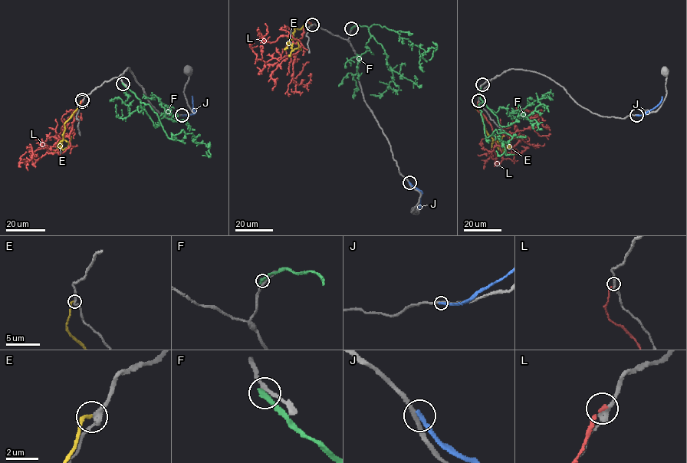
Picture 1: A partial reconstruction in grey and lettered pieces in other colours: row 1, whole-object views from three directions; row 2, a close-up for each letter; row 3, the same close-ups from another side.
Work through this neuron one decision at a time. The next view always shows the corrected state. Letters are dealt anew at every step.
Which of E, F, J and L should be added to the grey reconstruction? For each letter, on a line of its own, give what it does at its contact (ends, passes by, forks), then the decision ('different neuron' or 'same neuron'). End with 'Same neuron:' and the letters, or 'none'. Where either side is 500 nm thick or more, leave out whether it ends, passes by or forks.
E: it ends | same neuron
F: it ends | different neuron
J: it ends | different neuron
L: it ends | different neuron
Same neuron: E

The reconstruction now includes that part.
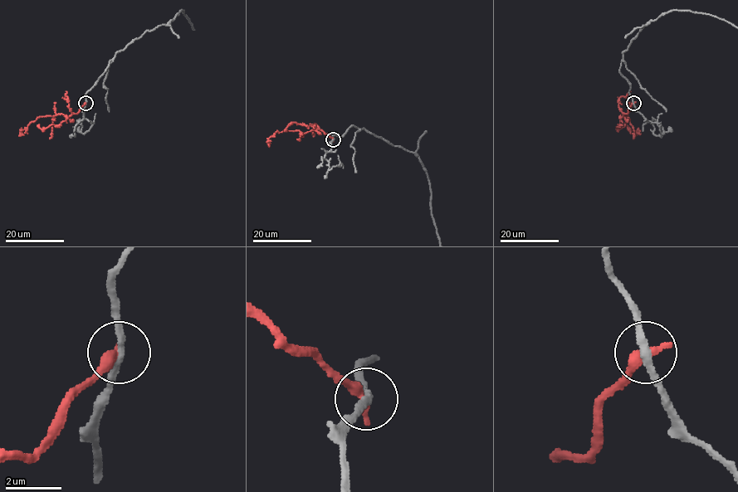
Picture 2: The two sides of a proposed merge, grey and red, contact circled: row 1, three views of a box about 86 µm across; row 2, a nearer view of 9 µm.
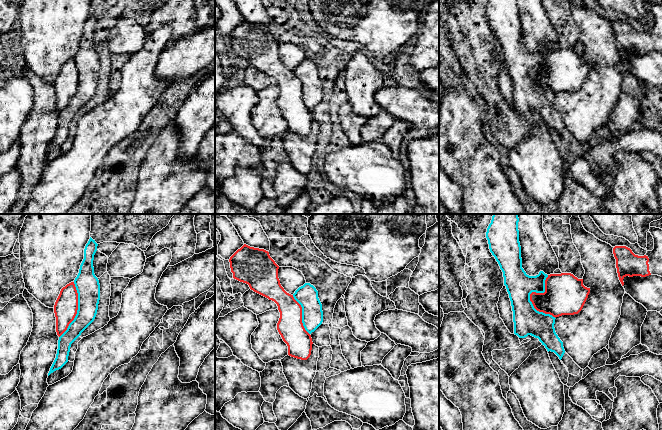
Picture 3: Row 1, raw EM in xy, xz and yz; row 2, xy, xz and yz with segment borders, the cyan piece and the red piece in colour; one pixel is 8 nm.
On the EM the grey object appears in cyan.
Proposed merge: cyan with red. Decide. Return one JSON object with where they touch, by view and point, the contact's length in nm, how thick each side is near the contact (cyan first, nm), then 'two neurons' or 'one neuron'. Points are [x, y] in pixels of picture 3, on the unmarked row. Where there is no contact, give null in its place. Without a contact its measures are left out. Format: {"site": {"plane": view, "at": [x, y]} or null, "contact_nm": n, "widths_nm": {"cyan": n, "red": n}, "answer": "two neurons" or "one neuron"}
{"site": {"plane": "yz", "at": [529, 72]}, "contact_nm": 360, "widths_nm": {"cyan": 220, "red": 280}, "answer": "two neurons"}

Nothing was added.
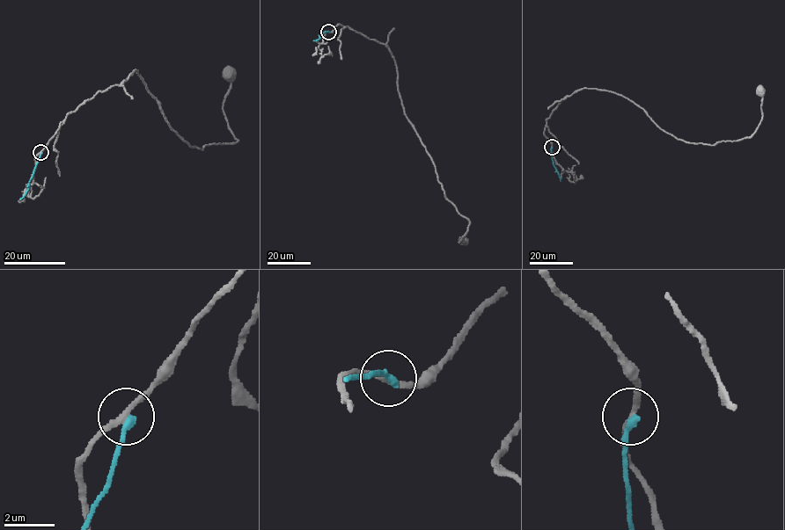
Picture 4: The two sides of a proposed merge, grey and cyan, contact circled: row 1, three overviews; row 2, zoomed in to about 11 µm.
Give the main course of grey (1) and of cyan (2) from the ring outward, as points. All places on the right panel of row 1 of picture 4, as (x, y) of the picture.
1: (552, 147), (546, 120), (583, 88), (621, 95), (668, 134), (711, 145), (750, 137), (762, 117), (760, 90)
2: (552, 147), (553, 165), (561, 181)

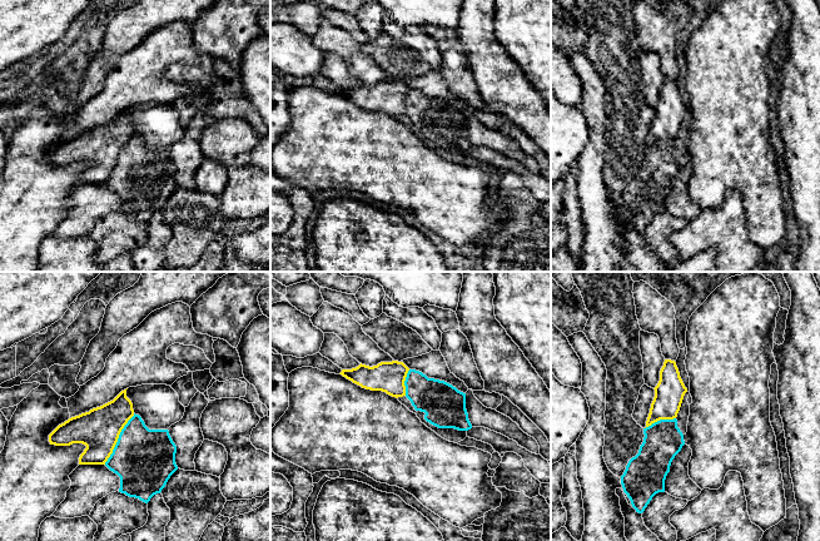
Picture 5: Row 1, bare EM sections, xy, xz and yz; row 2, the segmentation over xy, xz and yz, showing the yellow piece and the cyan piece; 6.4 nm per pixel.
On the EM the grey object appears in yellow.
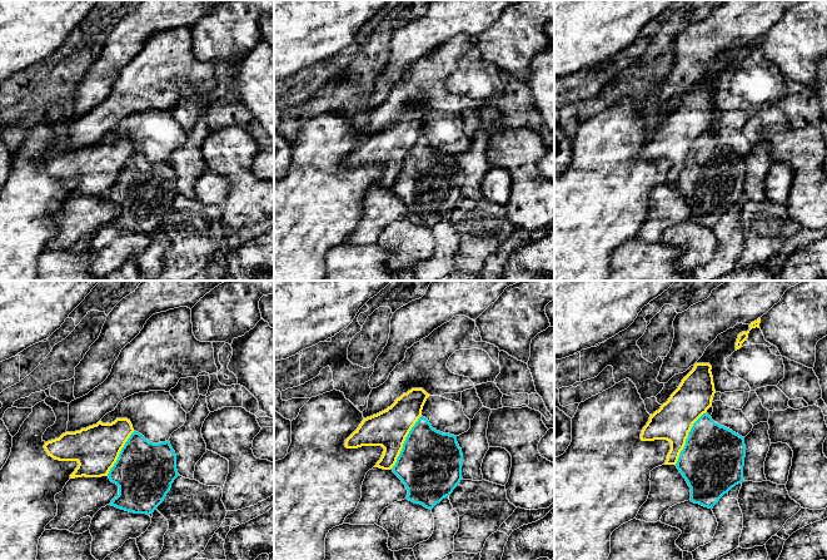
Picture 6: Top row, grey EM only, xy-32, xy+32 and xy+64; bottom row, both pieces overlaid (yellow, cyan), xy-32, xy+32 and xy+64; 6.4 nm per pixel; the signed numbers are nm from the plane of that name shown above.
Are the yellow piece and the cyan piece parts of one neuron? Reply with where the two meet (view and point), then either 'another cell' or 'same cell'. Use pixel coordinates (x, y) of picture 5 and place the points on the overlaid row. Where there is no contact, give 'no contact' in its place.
contact xy (118, 437); another cell

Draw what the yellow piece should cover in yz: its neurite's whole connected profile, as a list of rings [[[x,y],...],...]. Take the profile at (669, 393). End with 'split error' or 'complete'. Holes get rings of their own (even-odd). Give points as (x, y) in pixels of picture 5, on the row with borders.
[[[665,359],[660,371],[660,381],[655,389],[646,427],[660,420],[674,420],[677,417],[687,388],[685,387],[675,361]]]; complete

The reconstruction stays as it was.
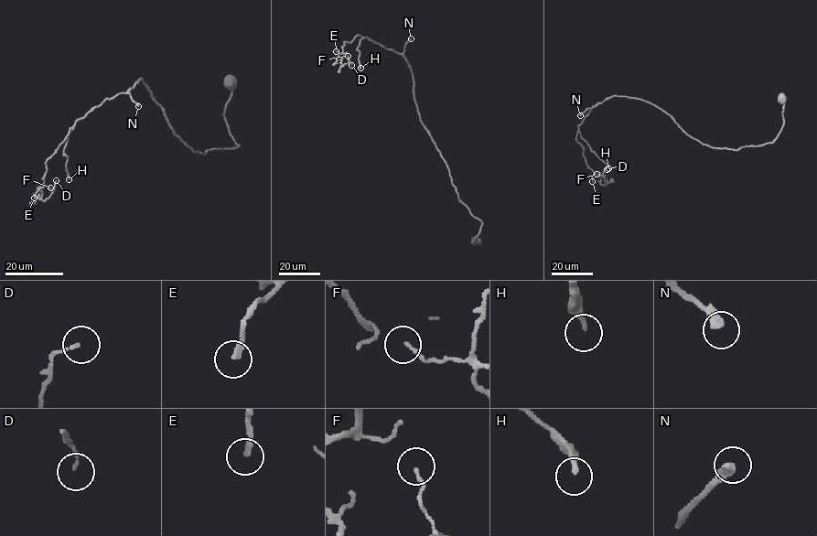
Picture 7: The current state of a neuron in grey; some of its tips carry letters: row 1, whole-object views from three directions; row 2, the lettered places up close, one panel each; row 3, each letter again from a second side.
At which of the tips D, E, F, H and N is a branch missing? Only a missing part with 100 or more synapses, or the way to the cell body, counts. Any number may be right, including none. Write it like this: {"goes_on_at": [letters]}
{"goes_on_at": ["E", "H", "N"]}

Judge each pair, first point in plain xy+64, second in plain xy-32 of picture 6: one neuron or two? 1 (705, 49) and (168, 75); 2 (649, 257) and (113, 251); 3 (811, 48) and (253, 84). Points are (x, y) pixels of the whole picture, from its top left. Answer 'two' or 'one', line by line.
1: two
2: two
3: two

